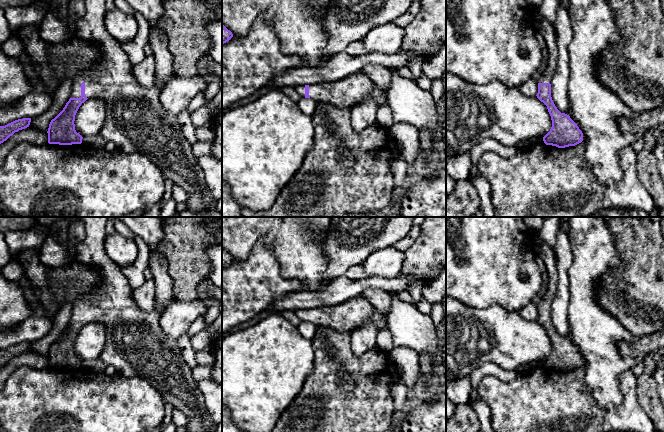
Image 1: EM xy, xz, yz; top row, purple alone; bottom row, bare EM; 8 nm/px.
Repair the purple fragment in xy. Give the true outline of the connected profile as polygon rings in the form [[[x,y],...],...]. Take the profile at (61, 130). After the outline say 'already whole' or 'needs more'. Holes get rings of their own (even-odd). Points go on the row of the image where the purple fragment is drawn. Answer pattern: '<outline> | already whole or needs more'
[[[85,0],[85,14],[77,23],[76,36],[86,43],[92,41],[100,47],[100,61],[90,69],[79,71],[72,78],[73,89],[69,101],[63,110],[51,120],[48,128],[48,143],[59,145],[81,144],[83,137],[75,130],[75,115],[88,98],[100,98],[106,102],[106,119],[100,132],[98,133],[107,142],[116,144],[116,148],[126,153],[137,152],[145,155],[150,161],[155,163],[166,179],[182,187],[188,194],[188,211],[199,214],[201,217],[222,217],[222,212],[217,210],[217,201],[208,190],[204,179],[204,172],[198,164],[198,158],[192,153],[192,146],[183,135],[177,115],[167,112],[160,101],[161,89],[156,85],[145,88],[140,85],[134,74],[133,65],[130,63],[128,55],[124,52],[122,44],[119,43],[107,30],[104,18],[106,13],[106,0]]] | needs more

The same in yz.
[[[538,7],[532,9],[537,30],[540,32],[546,42],[548,50],[547,68],[537,80],[538,93],[537,98],[543,102],[551,116],[552,127],[550,131],[543,137],[546,145],[565,148],[575,146],[583,141],[583,133],[577,124],[569,115],[561,113],[555,106],[551,97],[551,79],[557,67],[558,44],[556,27],[538,13]]] | needs more

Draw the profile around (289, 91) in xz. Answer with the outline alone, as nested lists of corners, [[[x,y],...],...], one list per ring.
[[[293,86],[281,87],[280,91],[295,102],[298,102],[300,99],[299,94],[296,92],[296,90]]]

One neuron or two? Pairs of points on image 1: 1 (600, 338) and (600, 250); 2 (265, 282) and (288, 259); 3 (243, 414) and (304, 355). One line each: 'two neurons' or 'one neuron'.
1: one neuron
2: two neurons
3: one neuron

